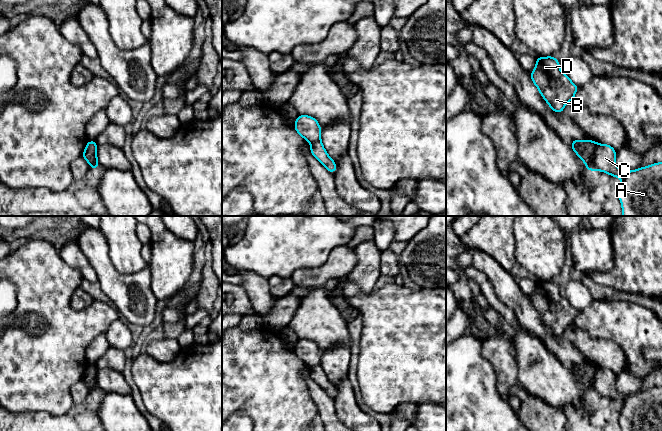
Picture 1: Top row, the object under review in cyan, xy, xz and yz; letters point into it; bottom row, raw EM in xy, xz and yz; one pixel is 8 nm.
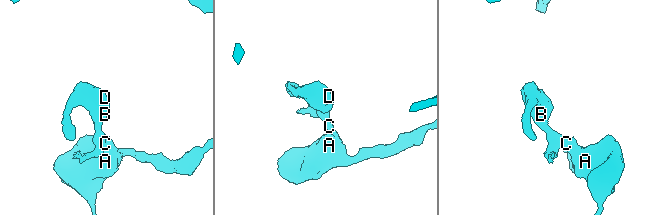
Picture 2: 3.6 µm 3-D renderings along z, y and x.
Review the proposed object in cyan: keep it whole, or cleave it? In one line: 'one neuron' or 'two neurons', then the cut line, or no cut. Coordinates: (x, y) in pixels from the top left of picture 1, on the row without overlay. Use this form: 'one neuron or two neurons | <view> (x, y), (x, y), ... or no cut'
two neurons | yz (598, 368), (592, 392)

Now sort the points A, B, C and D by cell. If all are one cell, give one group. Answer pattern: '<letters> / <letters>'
A C / B D

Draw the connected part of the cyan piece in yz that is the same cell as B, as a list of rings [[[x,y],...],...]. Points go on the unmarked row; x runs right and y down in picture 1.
[[[554,280],[537,281],[536,291],[529,298],[551,334],[564,336],[565,328],[574,325],[579,311],[561,296],[560,286]]]

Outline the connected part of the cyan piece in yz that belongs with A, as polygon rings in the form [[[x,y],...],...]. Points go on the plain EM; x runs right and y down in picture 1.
[[[598,368],[593,393],[621,401],[619,424],[622,431],[662,431],[662,386],[632,395],[622,395],[615,387],[616,374]]]

